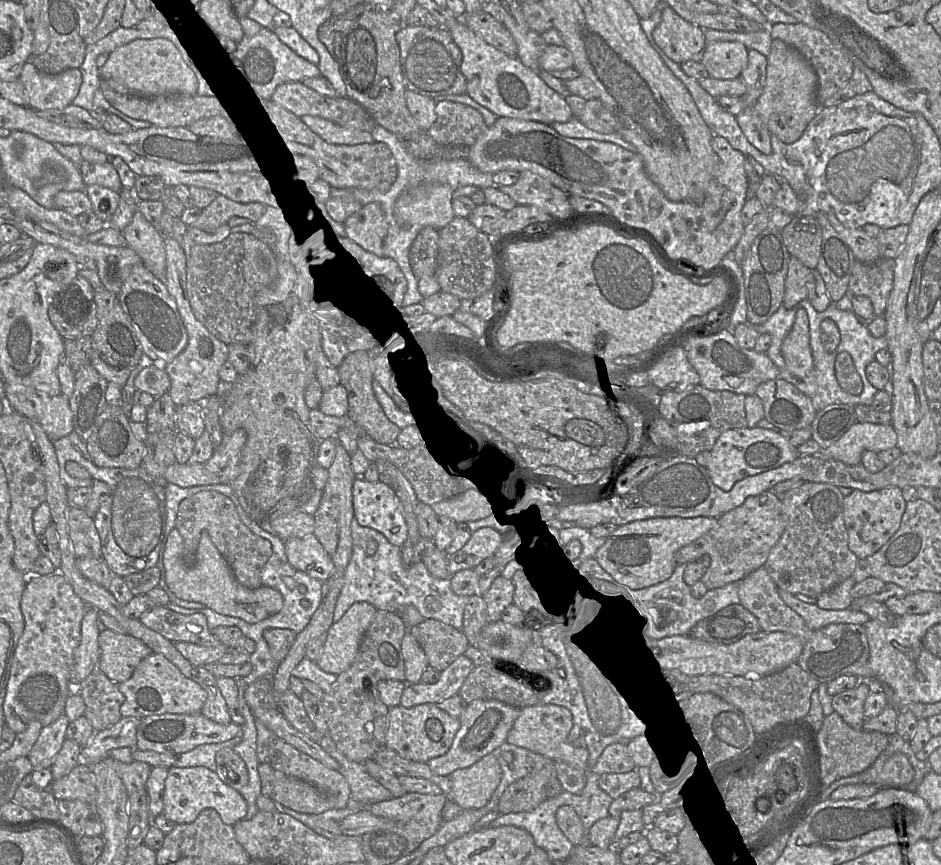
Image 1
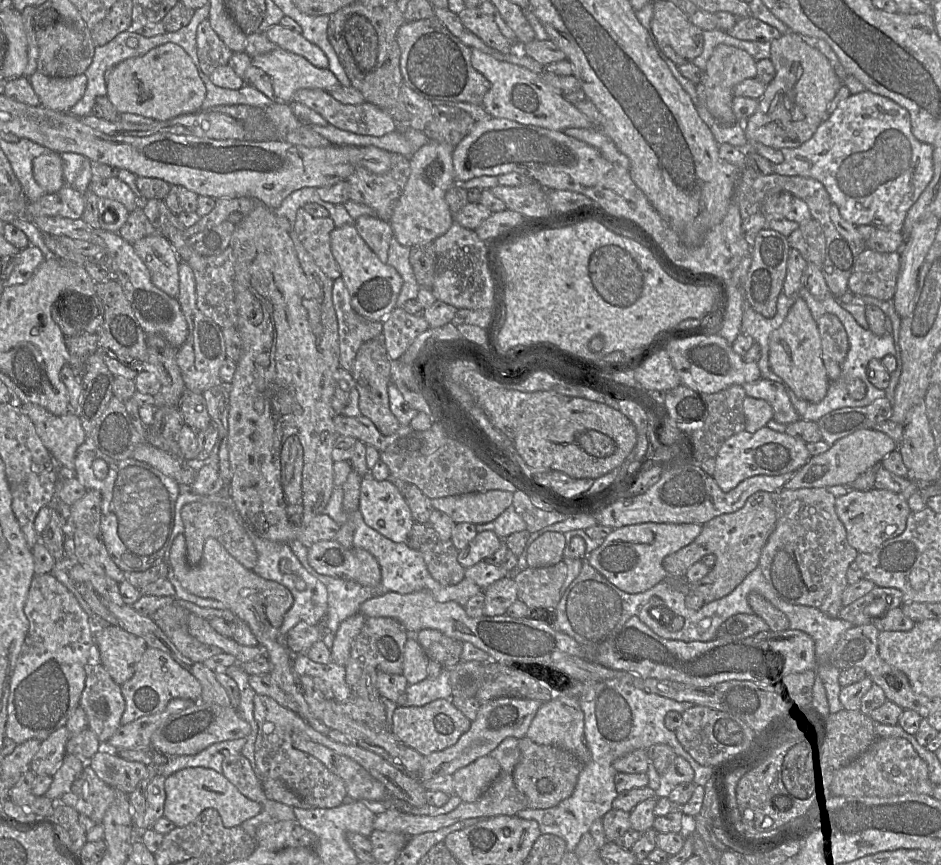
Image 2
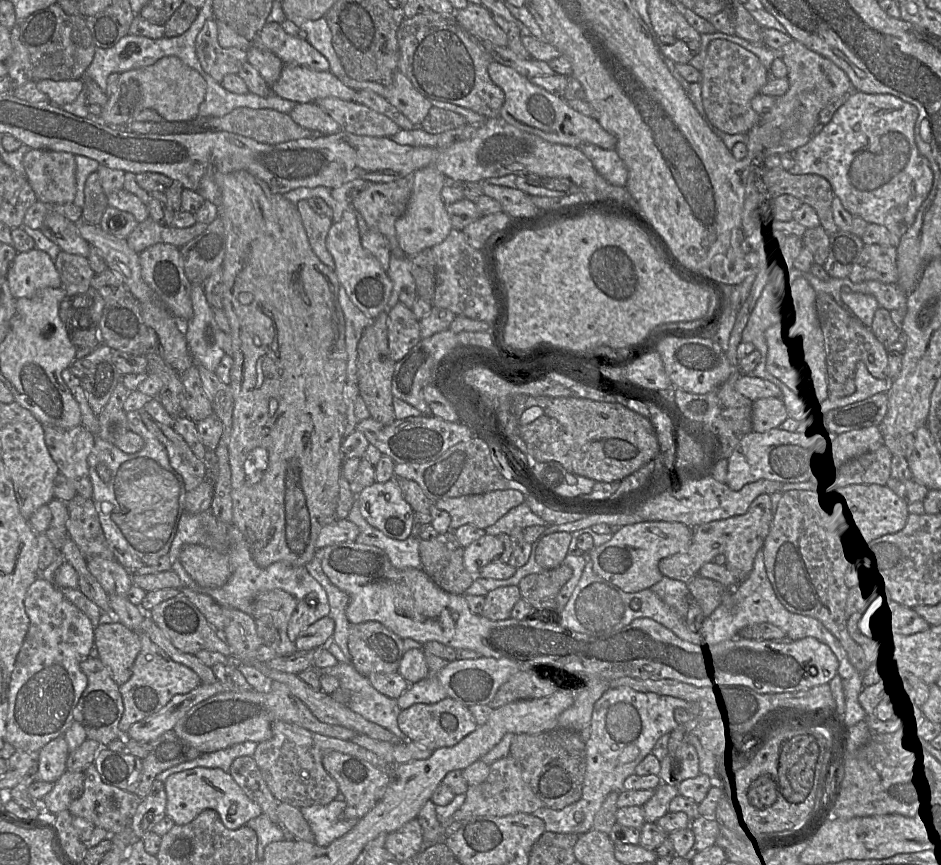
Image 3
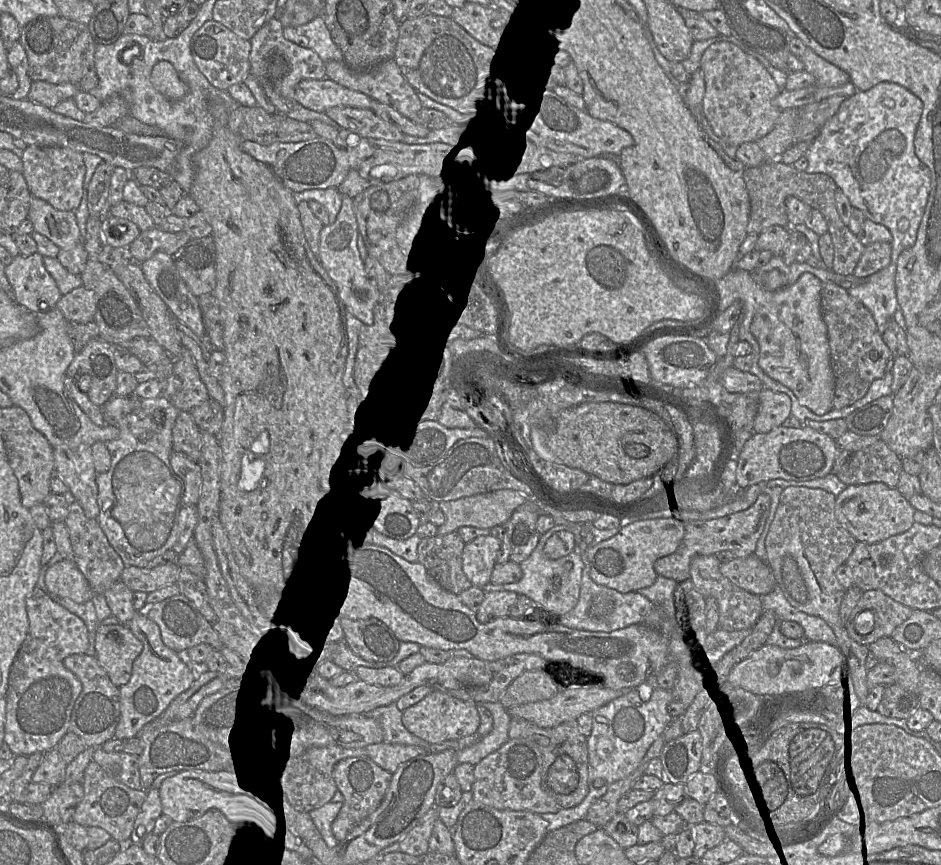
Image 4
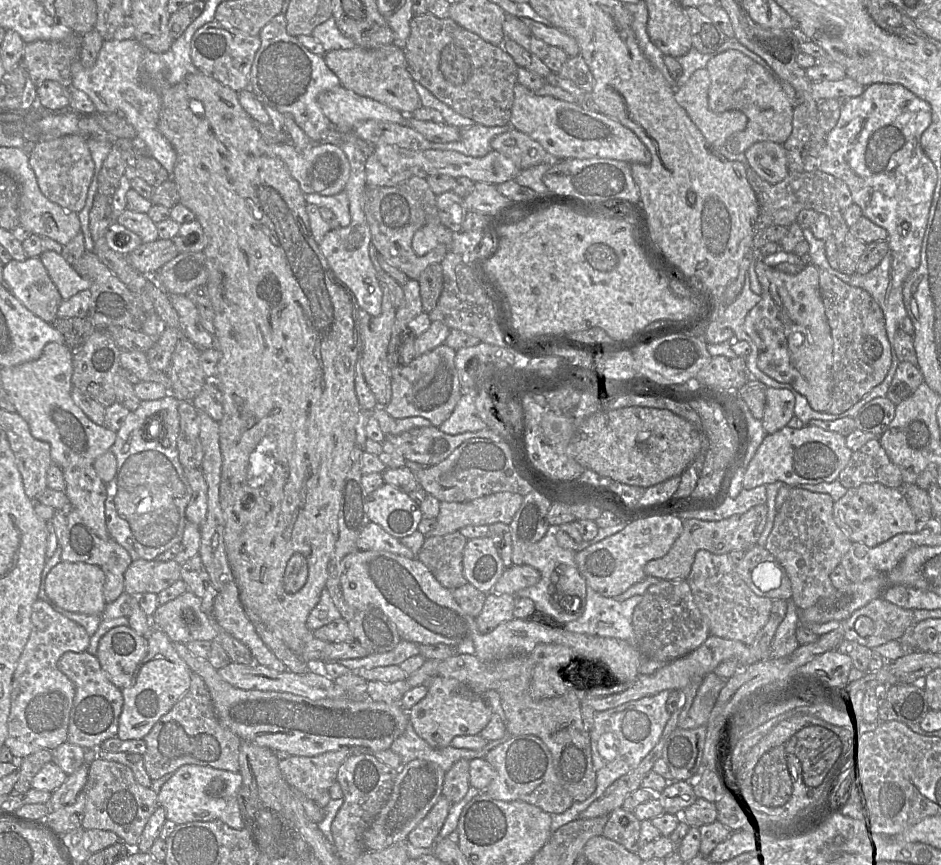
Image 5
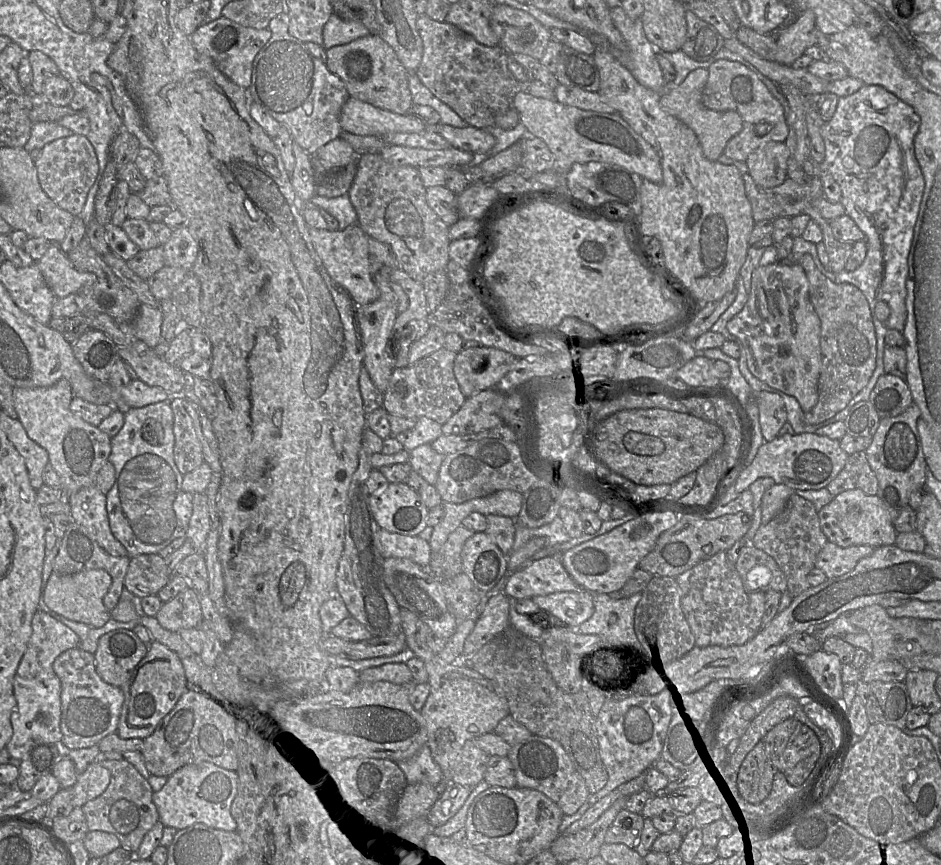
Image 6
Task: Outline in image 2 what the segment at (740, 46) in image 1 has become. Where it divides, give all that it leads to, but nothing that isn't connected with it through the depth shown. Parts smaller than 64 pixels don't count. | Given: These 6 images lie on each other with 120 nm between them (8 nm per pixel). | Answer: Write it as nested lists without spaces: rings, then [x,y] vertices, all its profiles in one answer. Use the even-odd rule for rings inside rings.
[[[725,44],[714,48],[703,71],[702,84],[705,89],[706,107],[719,124],[729,126],[738,122],[732,110],[733,88],[743,80],[756,78],[756,62],[745,50]]]

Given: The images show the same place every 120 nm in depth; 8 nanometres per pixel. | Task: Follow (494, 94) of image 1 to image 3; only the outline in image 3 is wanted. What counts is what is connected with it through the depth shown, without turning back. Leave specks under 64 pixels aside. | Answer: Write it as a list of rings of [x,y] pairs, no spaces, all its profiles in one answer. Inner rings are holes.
[[[492,60],[488,65],[488,74],[505,94],[499,117],[507,123],[553,144],[575,148],[582,144],[593,144],[602,149],[615,150],[617,138],[605,131],[594,117],[587,117],[575,111],[563,98],[533,84],[512,67]]]

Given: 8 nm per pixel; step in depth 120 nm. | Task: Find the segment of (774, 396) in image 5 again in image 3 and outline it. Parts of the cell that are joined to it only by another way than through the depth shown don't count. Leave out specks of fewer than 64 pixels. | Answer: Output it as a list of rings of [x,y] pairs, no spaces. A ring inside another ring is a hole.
[[[766,397],[753,401],[752,429],[764,433],[779,427],[788,418],[782,398]]]

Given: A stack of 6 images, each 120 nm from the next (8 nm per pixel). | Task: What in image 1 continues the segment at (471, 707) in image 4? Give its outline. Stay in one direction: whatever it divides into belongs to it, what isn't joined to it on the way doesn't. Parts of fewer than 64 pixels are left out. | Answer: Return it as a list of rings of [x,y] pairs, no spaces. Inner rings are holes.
[[[435,703],[413,707],[404,707],[400,704],[389,710],[385,745],[403,758],[428,762],[431,758],[441,756],[449,750],[459,728],[459,718],[451,716]]]

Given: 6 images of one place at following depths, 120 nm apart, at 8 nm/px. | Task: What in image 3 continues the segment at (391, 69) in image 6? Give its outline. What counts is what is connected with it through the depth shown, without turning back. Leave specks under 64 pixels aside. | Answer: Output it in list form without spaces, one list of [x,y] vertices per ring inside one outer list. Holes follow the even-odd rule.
[[[396,70],[389,85],[370,81],[358,81],[347,75],[338,79],[355,91],[367,89],[385,98],[415,126],[421,125],[430,108],[433,106],[399,70]]]

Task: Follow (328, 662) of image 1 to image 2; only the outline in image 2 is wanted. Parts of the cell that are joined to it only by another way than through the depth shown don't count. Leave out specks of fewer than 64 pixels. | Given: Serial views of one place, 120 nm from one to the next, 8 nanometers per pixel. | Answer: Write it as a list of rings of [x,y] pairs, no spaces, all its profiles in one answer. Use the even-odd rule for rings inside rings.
[[[358,612],[345,619],[334,634],[333,644],[330,649],[333,663],[345,666],[349,660],[350,650],[353,641],[360,633],[366,617]]]

